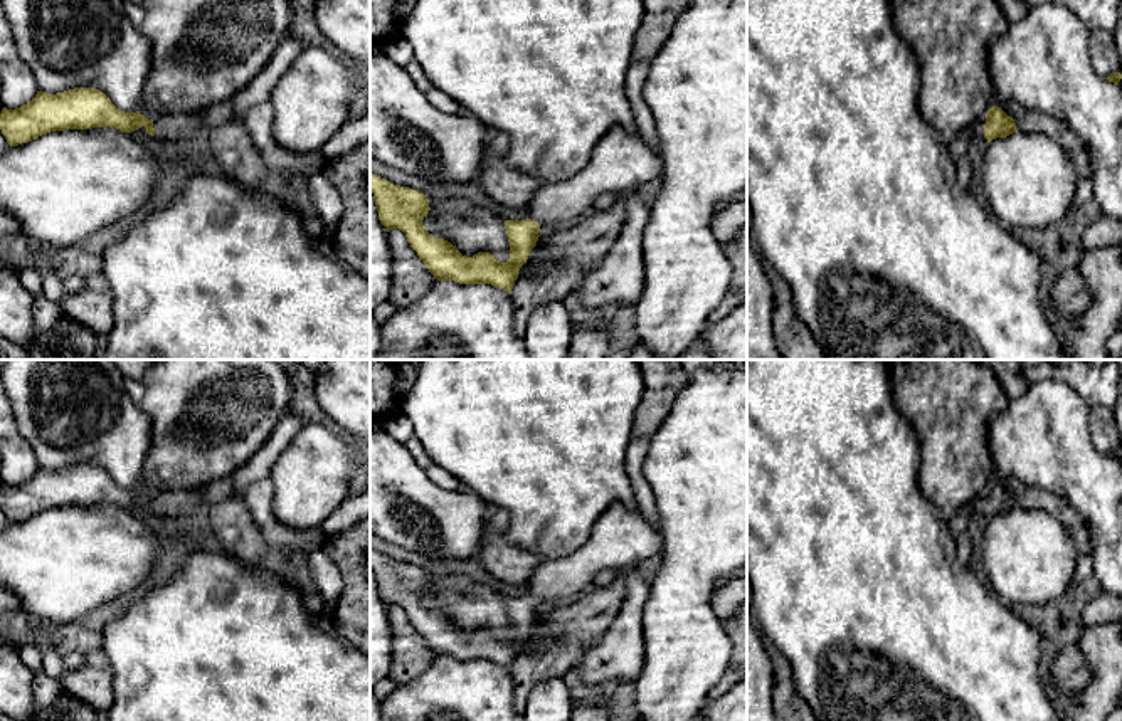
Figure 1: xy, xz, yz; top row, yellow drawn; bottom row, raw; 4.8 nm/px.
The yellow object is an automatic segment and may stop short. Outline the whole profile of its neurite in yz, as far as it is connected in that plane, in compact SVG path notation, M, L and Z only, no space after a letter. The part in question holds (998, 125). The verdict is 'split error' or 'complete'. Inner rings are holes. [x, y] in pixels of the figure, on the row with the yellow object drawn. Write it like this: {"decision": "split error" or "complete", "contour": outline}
{"decision": "split error", "contour": "M992 106L987 114L974 121L962 134L954 138L947 146L952 160L957 163L966 153L974 138L984 136L989 141L1006 138L1018 133L1016 123L1001 108Z"}

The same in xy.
{"decision": "split error", "contour": "M74 87L47 94L37 91L35 97L15 109L2 109L0 129L10 146L32 141L50 131L116 128L130 133L145 128L160 141L193 138L209 124L207 111L165 113L155 119L143 114L119 111L111 99L94 87Z"}

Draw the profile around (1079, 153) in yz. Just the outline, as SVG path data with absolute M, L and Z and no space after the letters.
M998 101L992 106L1001 108L1014 119L1018 133L1040 133L1055 141L1066 155L1075 171L1077 182L1093 182L1093 151L1085 143L1085 139L1072 129L1068 123L1053 116L1028 111L1016 101Z

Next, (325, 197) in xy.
M321 168L308 178L308 193L325 224L325 229L336 229L343 215L343 202Z

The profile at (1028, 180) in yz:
M1040 133L989 141L981 173L991 213L1009 230L1060 222L1078 185L1066 155Z

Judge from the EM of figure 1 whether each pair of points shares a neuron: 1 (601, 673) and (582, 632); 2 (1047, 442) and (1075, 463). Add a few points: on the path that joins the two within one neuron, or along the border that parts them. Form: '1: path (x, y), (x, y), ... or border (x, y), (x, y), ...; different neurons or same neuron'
1: border (614, 617), (609, 627), (574, 666); different neurons
2: path (1053, 449), (1069, 463); same neuron

